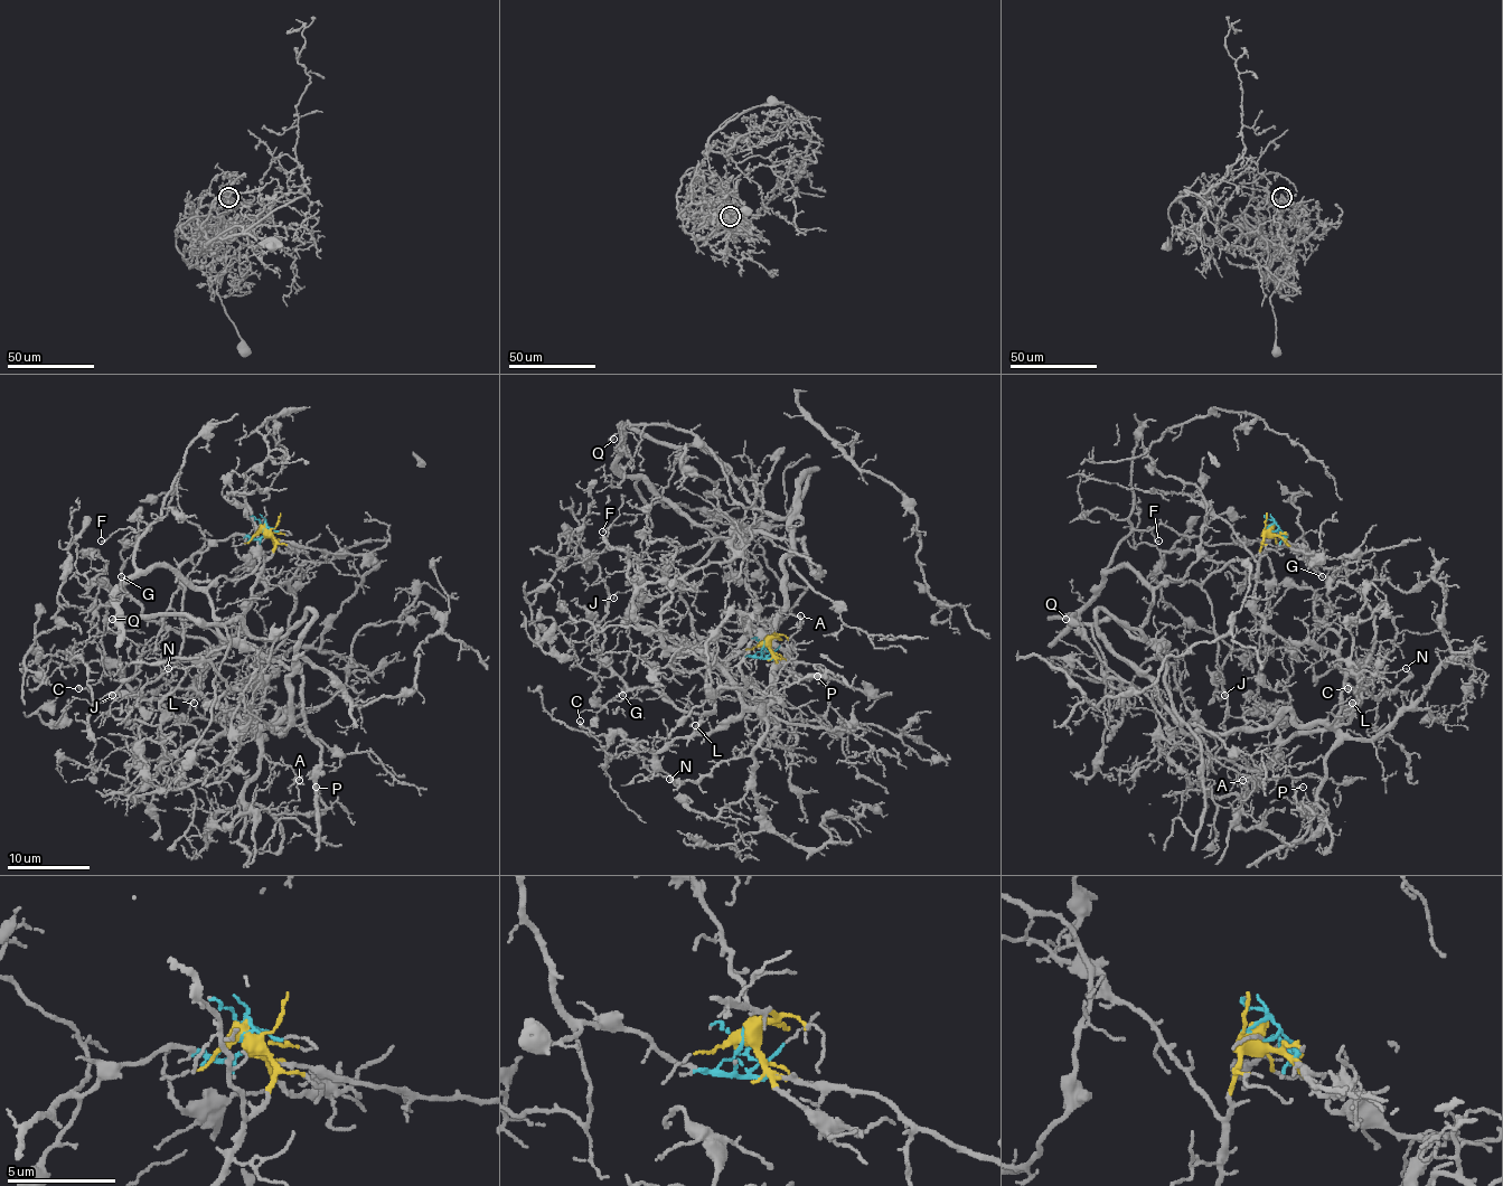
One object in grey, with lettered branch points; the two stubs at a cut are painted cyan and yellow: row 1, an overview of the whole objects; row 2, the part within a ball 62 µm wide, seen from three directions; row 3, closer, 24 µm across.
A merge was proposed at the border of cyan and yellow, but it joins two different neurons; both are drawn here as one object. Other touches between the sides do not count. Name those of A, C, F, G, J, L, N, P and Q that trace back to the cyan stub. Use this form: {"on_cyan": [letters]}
{"on_cyan": ["F", "G", "J", "Q"]}

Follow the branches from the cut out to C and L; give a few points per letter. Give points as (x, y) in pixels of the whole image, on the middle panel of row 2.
C: (767, 641), (777, 633), (748, 627), (715, 708), (659, 750), (618, 733), (603, 747), (580, 721)
L: (767, 641), (777, 633), (748, 627), (743, 640), (727, 658), (727, 687), (696, 731), (696, 724)

